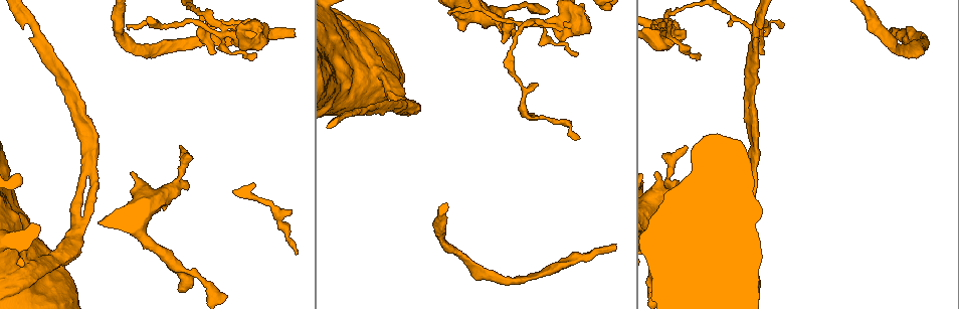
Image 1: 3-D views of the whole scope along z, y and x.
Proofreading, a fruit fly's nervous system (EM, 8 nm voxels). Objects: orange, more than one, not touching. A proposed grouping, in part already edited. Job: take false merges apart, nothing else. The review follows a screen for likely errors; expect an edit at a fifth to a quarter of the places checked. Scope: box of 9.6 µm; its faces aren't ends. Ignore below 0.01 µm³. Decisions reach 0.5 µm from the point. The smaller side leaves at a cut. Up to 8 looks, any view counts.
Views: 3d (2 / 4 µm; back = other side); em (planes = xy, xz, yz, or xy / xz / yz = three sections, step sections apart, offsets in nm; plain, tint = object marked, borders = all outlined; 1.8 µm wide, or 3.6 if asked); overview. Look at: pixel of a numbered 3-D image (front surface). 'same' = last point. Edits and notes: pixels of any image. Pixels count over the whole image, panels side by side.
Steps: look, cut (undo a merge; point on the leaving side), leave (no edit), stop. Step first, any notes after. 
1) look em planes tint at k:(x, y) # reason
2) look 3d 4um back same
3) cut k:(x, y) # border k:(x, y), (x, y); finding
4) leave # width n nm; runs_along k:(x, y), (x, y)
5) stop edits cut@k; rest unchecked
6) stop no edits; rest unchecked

look em yz step 8 tint at 1:(77, 224)

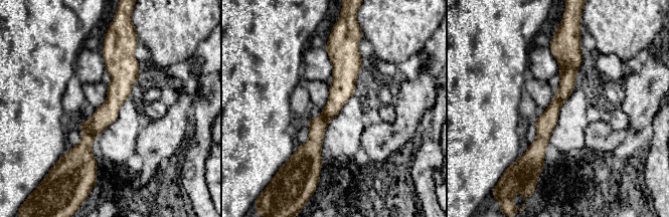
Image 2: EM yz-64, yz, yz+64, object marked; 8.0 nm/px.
look em planes tint same # cut it another way

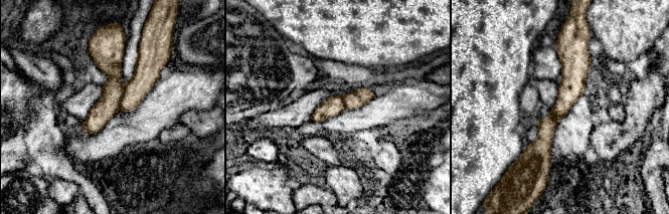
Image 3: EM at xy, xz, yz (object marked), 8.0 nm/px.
leave # runs_along 3:(558, 45), (569, 90), (546, 126), (548, 164); one neuron here

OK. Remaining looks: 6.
look 3d 4um at 1:(755, 153) # touches itself

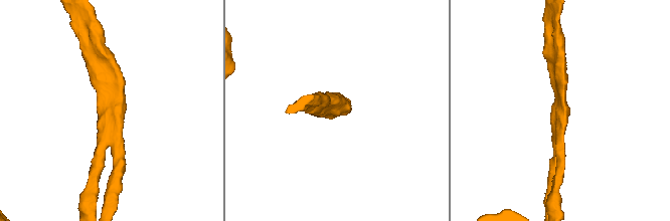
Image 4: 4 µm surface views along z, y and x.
look em planes tint at 4:(563, 115) # arms 3; arm_widths 190, 220, 220 nm; now the EM

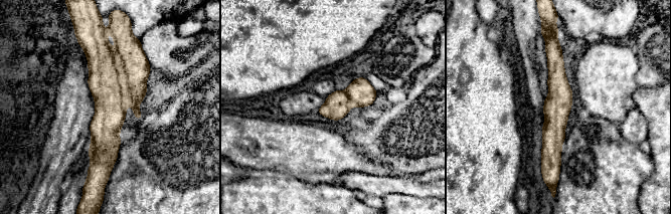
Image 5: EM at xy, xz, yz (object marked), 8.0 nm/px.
leave # runs_along 5:(553, 46), (553, 163), (557, 167); continuous, no second neuron

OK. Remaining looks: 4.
look em planes tint at 1:(749, 47) # touches itself

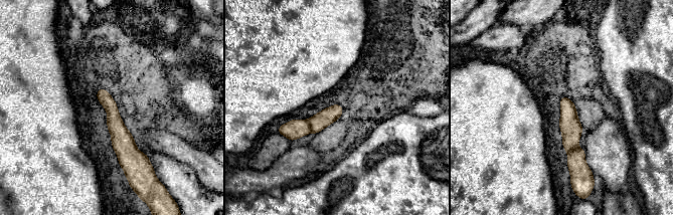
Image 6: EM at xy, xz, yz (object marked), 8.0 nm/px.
leave # runs_along 6:(101, 91), (112, 109), (127, 165); all the same neuron

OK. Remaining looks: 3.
stop no edits; rest unchecked

